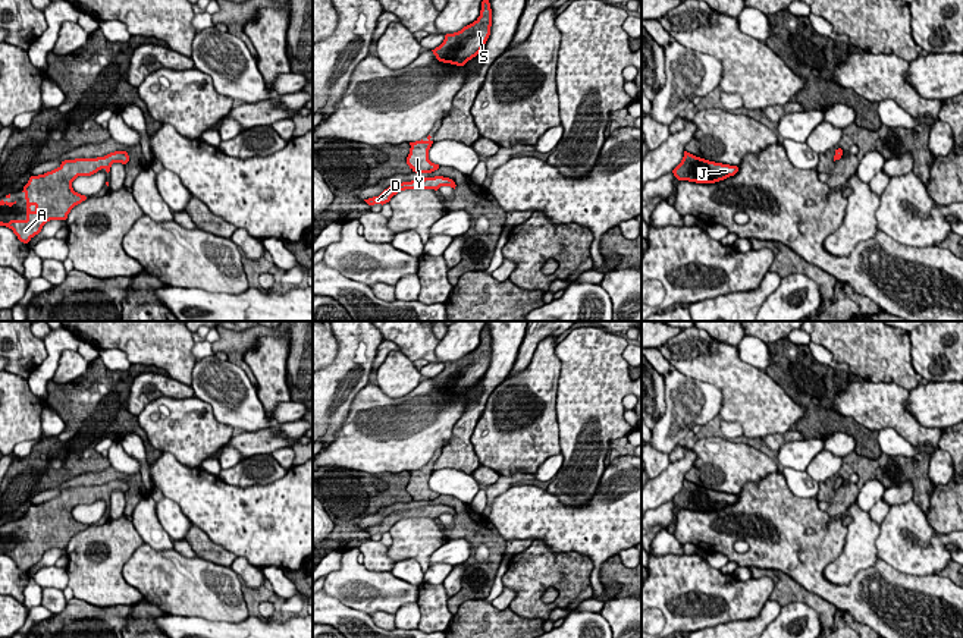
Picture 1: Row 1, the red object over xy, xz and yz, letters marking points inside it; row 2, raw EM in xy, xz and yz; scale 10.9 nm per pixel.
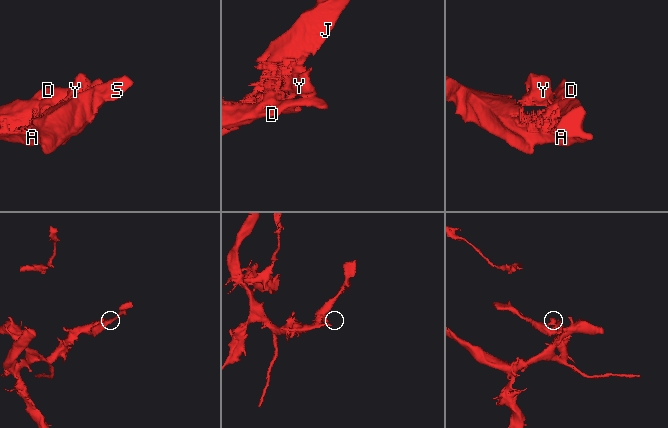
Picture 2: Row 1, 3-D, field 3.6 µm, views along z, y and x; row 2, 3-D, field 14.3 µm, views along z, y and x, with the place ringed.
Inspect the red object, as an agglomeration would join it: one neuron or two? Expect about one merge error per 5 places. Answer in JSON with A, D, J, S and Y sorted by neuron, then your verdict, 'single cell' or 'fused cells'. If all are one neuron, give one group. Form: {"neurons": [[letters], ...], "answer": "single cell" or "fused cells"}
{"neurons": [["A", "D", "J", "S", "Y"]], "answer": "single cell"}

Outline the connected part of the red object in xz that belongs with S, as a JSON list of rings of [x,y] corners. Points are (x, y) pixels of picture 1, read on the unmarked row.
[[[483,327],[480,345],[461,359],[446,362],[443,371],[432,380],[439,390],[464,395],[482,380],[490,364],[490,355],[490,331],[489,327]]]

